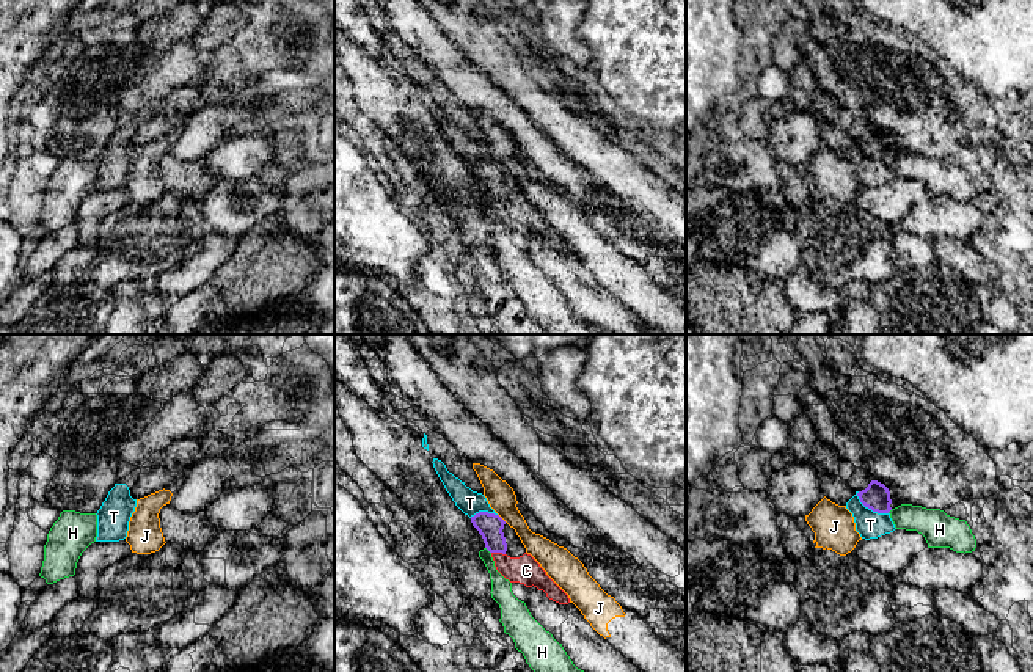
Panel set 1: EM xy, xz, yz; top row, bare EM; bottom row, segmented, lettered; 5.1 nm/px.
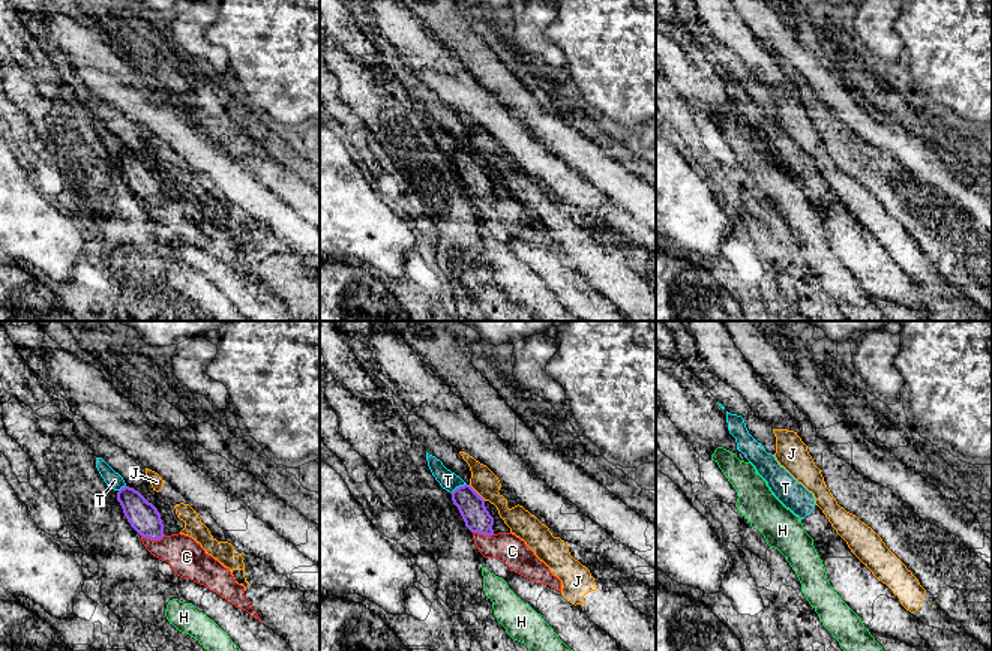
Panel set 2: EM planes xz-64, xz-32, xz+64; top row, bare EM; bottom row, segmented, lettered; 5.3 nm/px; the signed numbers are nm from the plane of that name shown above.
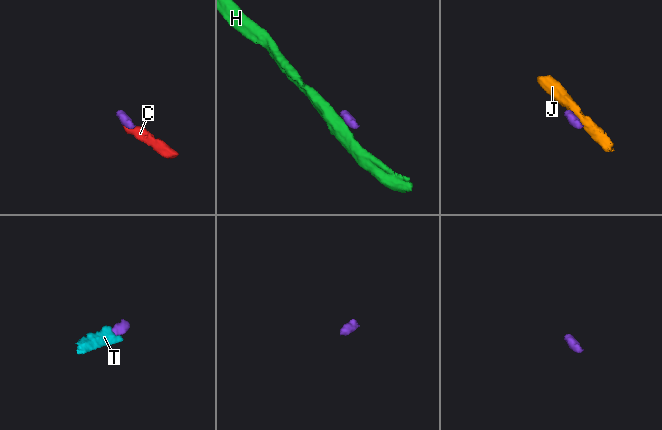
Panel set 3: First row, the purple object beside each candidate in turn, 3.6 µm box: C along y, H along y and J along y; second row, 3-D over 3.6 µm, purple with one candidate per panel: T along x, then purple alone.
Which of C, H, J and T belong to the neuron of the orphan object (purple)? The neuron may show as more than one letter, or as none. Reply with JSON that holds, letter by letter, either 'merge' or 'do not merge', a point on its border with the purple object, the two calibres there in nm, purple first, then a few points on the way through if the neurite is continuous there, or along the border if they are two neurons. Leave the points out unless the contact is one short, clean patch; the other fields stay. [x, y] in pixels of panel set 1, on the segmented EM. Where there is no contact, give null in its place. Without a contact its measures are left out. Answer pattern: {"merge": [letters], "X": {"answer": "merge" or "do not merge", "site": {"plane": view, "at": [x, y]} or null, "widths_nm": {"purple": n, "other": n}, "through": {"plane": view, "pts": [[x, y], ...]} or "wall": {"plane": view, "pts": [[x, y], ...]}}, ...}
{"merge": ["C", "T"], "C": {"answer": "merge", "site": {"plane": "xz", "at": [498, 551]}, "widths_nm": {"purple": 130, "other": 150}, "through": {"plane": "xz", "pts": [[490, 526], [498, 551], [514, 569], [526, 570]]}}, "H": {"answer": "do not merge", "site": {"plane": "xz", "at": [487, 548]}, "widths_nm": {"purple": 130, "other": 110}, "wall": {"plane": "xz", "pts": [[485, 547], [490, 553]]}}, "J": {"answer": "do not merge", "site": {"plane": "xz", "at": [501, 518]}, "widths_nm": {"purple": 130, "other": 140}, "wall": {"plane": "xz", "pts": [[498, 514], [506, 522]]}}, "T": {"answer": "merge", "site": {"plane": "yz", "at": [870, 507]}, "widths_nm": {"purple": 140, "other": 140}, "through": {"plane": "yz", "pts": [[876, 496], [870, 507], [870, 525]]}}}

